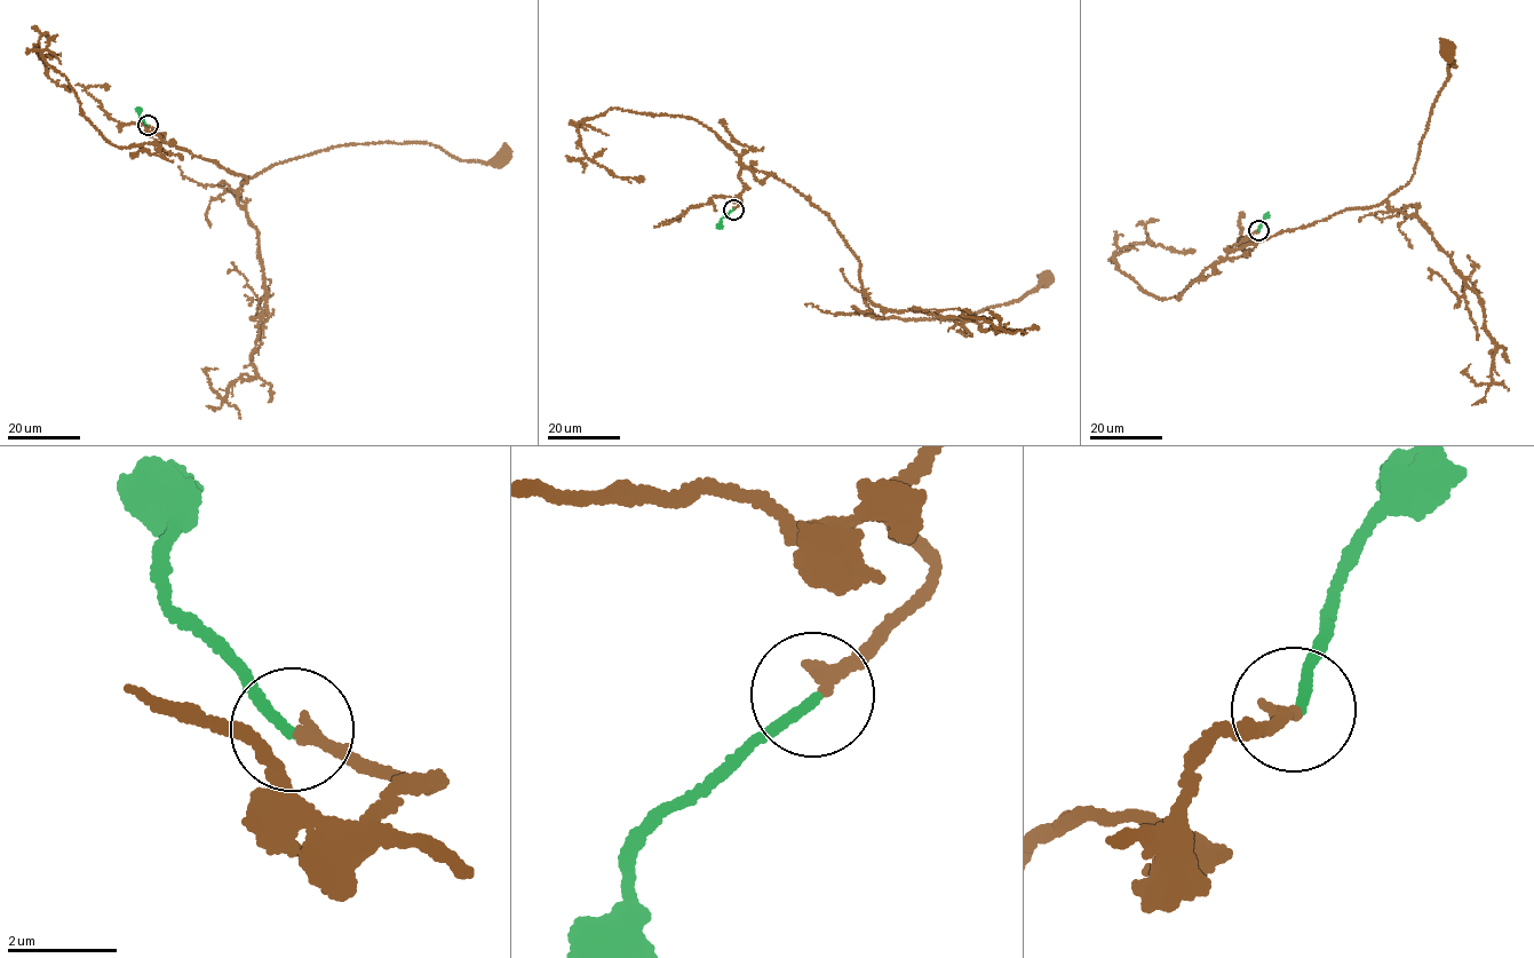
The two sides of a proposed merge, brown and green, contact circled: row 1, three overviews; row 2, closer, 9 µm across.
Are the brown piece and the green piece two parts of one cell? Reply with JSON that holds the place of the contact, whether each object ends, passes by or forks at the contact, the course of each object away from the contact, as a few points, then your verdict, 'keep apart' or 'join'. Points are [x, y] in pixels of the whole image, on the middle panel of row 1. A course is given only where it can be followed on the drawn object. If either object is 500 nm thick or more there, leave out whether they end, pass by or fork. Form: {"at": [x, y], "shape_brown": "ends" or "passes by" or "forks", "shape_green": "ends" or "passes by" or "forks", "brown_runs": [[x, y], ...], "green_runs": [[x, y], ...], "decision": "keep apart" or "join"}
{"at": [733, 210], "shape_brown": "ends", "shape_green": "ends", "brown_runs": [[733, 210], [746, 168], [809, 198], [859, 262], [876, 316], [959, 321], [1022, 299], [1044, 278]], "green_runs": [[733, 210], [721, 220], [720, 227]], "decision": "join"}

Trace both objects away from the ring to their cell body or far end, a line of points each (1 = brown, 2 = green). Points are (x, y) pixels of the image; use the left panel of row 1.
1: (148, 125), (173, 145), (243, 175), (241, 183), (344, 144), (427, 143), (462, 160), (501, 157)
2: (148, 125), (140, 117), (141, 108)

